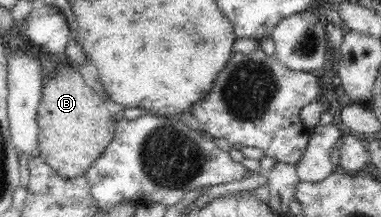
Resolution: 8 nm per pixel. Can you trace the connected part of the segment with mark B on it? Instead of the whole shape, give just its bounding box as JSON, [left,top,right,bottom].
[37,58,116,178]

